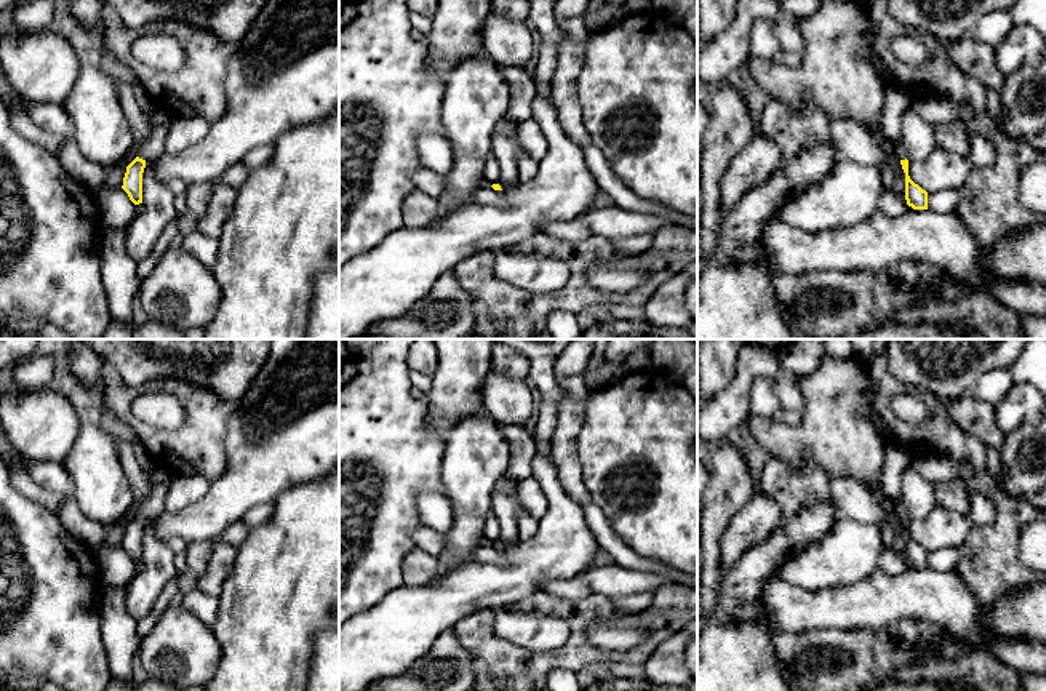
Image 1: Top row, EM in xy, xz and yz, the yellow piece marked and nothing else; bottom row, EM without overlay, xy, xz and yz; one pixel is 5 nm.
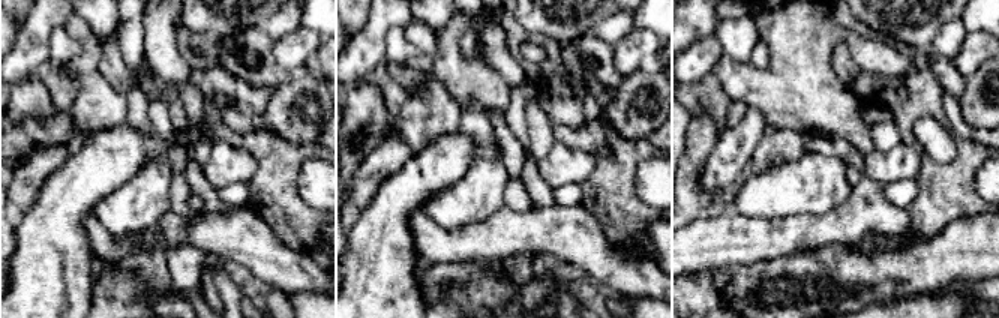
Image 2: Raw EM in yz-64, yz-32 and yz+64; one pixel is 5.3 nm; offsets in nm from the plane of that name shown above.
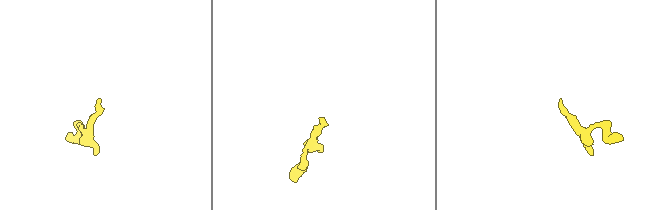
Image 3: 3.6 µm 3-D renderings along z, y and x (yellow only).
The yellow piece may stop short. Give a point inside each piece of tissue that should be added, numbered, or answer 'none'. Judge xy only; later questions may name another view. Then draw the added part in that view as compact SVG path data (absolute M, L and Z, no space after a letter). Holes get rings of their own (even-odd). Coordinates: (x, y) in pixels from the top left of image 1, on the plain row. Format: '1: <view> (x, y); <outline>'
1: xy (154, 506); M168 477L163 481L154 481L147 501L139 507L138 515L152 520L165 512L165 499L173 477Z

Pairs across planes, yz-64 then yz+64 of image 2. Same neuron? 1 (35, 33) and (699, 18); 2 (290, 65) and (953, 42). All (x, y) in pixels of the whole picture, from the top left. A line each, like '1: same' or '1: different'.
1: different
2: different

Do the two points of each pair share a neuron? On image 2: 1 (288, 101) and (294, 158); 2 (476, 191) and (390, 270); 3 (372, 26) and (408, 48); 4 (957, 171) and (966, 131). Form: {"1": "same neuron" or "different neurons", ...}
{"1": "different neurons", "2": "different neurons", "3": "different neurons", "4": "different neurons"}

